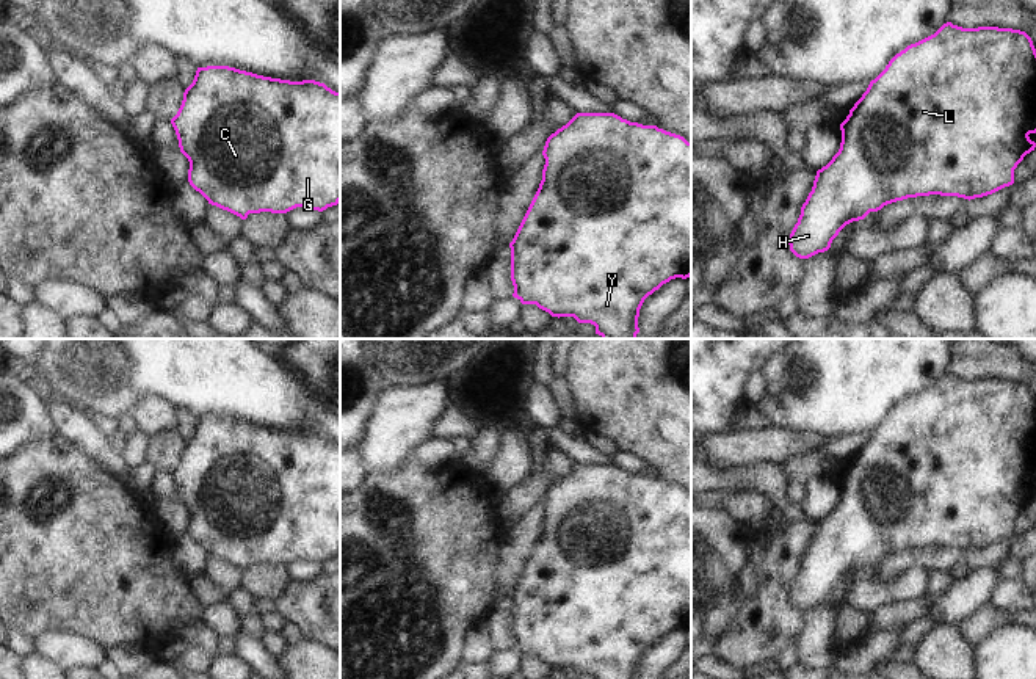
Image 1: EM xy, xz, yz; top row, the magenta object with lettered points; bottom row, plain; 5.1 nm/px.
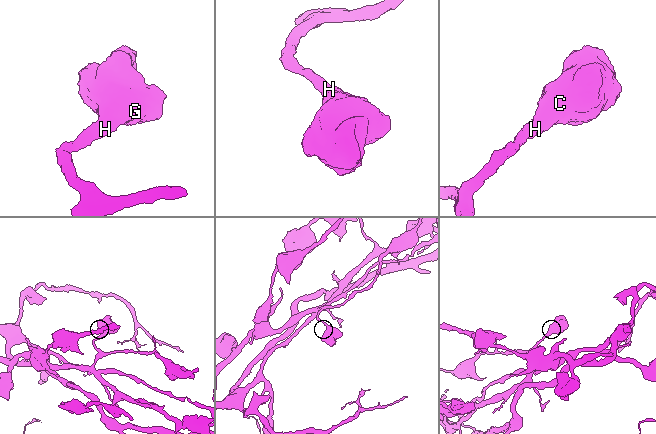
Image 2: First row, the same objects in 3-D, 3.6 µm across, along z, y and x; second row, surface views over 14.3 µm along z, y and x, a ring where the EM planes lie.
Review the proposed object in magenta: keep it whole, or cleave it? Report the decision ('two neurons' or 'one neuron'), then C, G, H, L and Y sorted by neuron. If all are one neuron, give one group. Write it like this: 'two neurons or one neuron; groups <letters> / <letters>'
one neuron; groups C G H L Y

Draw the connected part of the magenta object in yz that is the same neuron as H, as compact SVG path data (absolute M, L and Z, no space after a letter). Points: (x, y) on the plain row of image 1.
M947 373L934 386L907 397L889 412L886 420L870 433L867 442L849 461L849 466L840 475L840 481L840 500L826 517L817 522L812 543L802 555L798 574L790 585L790 602L799 610L809 610L828 602L832 591L846 576L864 571L870 563L878 563L887 555L929 546L958 547L970 552L1012 536L1014 521L1036 499L1036 494L1028 488L1036 485L1036 400L1033 392L1020 381L998 378L962 379Z

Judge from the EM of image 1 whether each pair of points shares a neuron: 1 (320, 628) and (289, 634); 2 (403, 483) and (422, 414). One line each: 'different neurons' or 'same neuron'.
1: different neurons
2: different neurons

